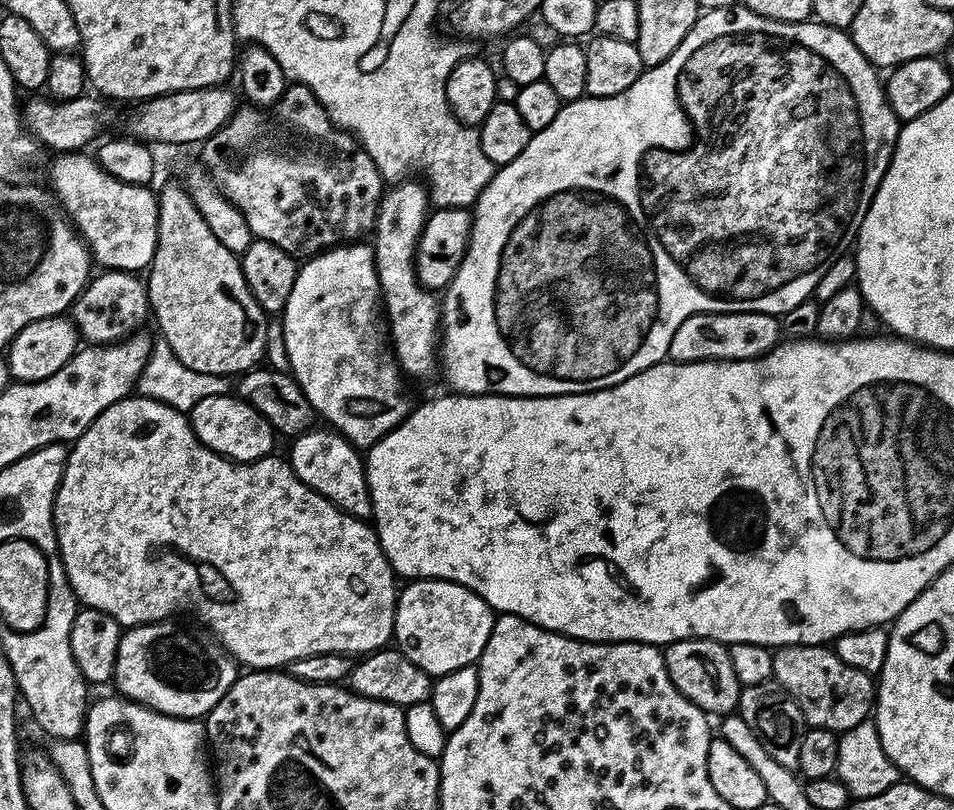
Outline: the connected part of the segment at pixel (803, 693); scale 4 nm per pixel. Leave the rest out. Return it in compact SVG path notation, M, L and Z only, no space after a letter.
M793 644L773 655L775 683L782 685L796 700L805 721L814 728L829 728L843 734L869 719L874 708L874 680L854 666L846 666L828 646Z

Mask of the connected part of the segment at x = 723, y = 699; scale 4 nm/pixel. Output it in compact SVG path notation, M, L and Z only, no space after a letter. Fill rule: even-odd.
M679 640L667 645L663 654L676 689L705 714L732 714L739 709L742 687L734 676L729 649L719 640Z

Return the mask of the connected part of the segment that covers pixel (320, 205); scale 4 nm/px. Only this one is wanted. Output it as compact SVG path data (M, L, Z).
M305 84L285 87L280 101L268 111L237 107L226 126L203 141L200 150L201 161L220 193L238 206L257 241L278 246L294 258L311 258L337 245L359 241L373 231L386 181L360 141L329 118L328 109Z

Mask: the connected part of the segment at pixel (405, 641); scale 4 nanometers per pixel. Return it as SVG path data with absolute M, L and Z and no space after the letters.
M416 578L405 584L408 585L405 588L403 585L396 597L394 644L398 651L406 658L410 658L414 666L426 670L433 678L450 674L467 664L476 664L492 633L494 623L492 607L478 594L449 580Z

